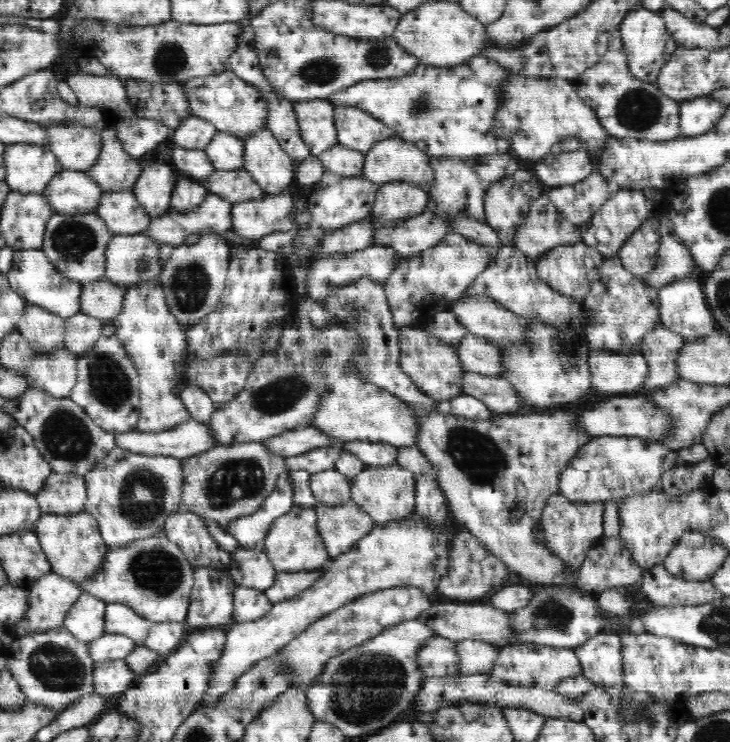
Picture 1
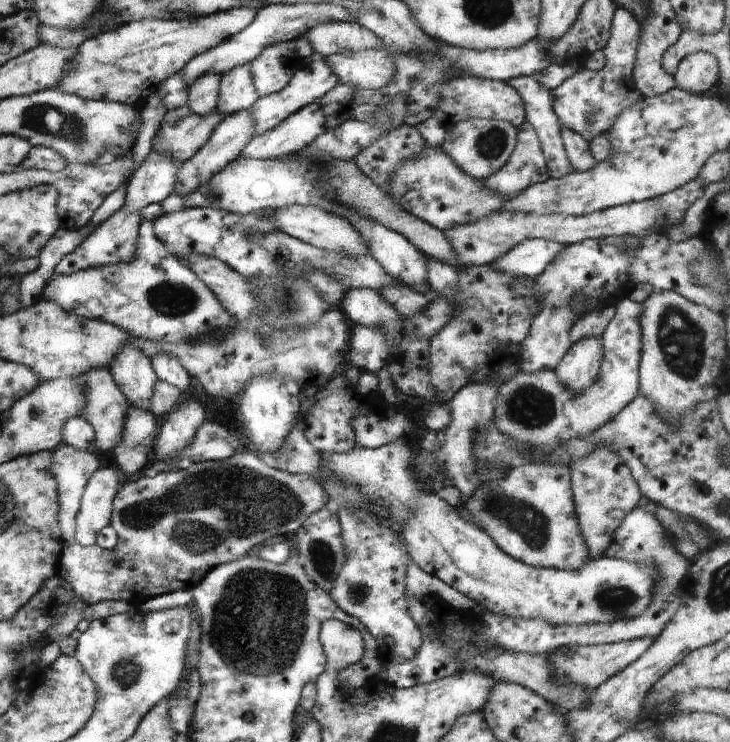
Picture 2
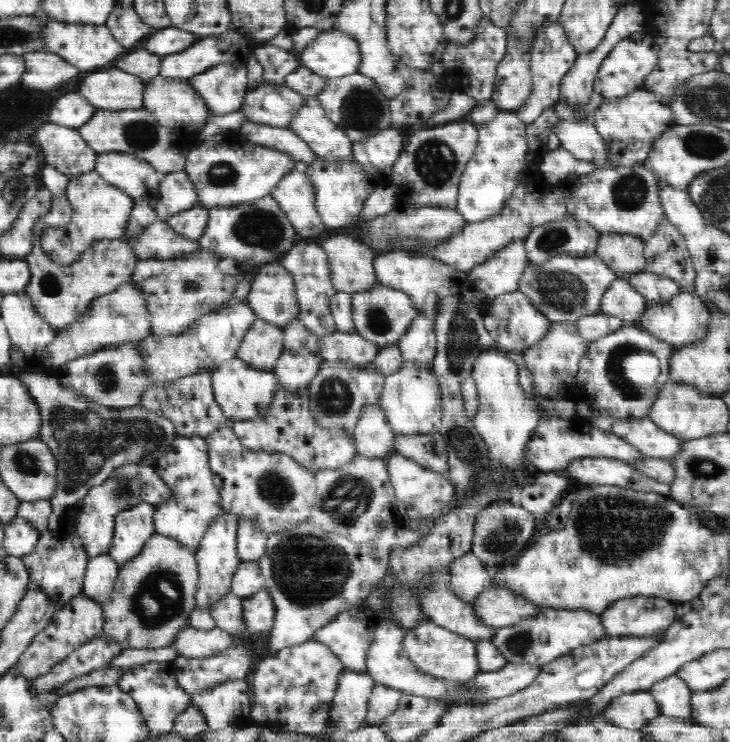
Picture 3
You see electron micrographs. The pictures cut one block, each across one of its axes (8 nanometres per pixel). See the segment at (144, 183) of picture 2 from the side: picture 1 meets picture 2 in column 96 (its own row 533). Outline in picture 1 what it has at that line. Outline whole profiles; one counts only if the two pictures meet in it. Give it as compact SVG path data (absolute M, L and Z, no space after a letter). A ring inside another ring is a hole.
M289 470L279 475L276 488L265 498L255 513L237 518L225 526L240 547L261 545L276 518L286 514L295 504Z

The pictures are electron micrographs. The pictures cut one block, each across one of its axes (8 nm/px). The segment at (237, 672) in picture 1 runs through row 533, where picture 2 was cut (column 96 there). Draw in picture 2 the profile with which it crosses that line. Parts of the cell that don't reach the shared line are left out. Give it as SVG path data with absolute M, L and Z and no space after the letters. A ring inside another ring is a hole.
M109 367L90 368L88 372L74 377L80 384L80 392L84 394L84 404L80 406L80 418L88 421L94 430L94 444L100 450L114 450L122 440L122 426L130 406L120 387L114 382Z

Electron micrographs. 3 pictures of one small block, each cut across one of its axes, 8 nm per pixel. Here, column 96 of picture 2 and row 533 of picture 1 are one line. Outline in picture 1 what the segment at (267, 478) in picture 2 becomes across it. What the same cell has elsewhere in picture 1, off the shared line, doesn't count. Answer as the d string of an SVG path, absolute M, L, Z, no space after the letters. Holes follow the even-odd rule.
M562 495L548 497L543 508L542 524L545 529L545 547L564 563L566 570L578 572L588 552L596 547L603 536L603 503L573 503Z

